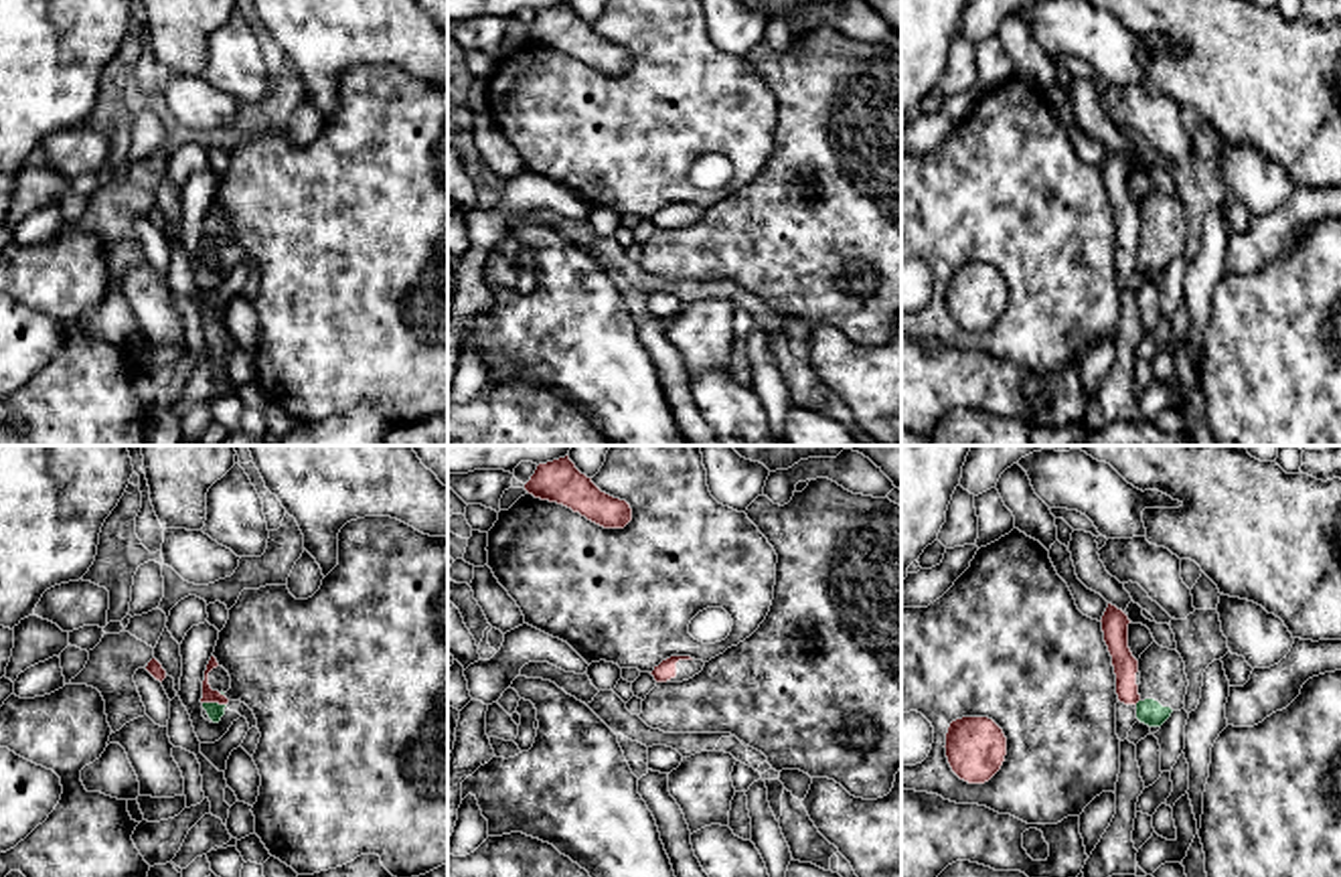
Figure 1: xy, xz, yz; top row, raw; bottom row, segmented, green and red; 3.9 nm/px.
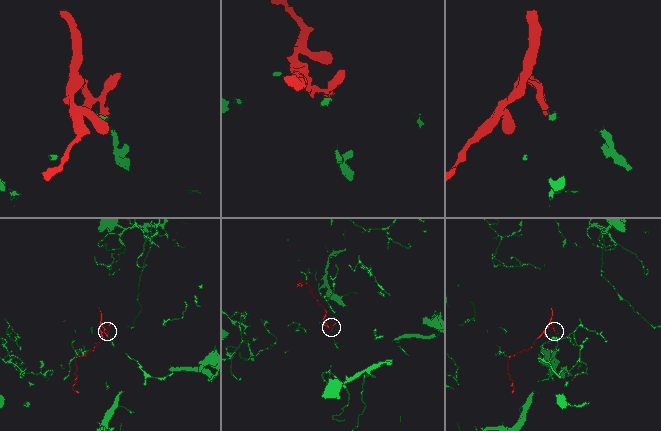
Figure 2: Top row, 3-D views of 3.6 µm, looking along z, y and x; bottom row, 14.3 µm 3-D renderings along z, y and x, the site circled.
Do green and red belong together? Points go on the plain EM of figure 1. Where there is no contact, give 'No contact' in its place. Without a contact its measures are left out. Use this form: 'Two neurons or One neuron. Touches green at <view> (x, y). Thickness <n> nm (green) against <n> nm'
Two neurons. Touches green at xy (215, 250). Thickness 70 nm (green) against 60 nm

